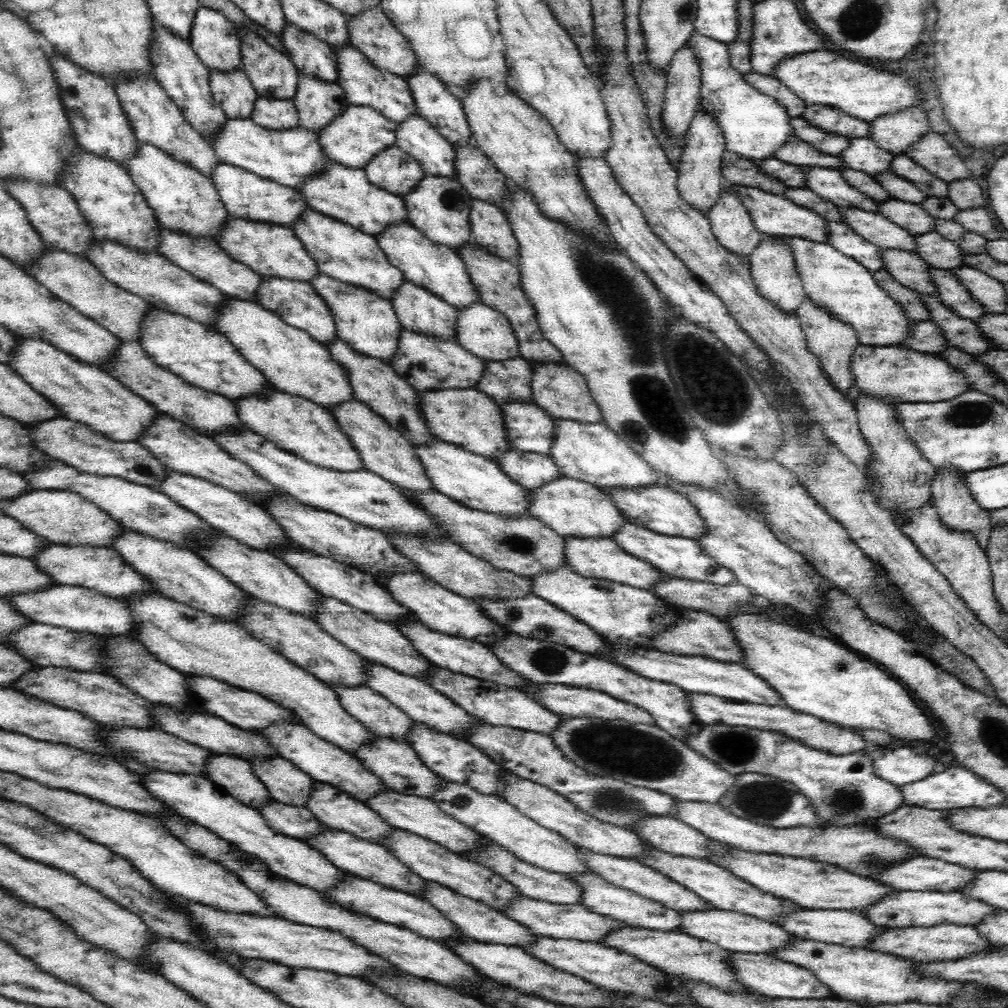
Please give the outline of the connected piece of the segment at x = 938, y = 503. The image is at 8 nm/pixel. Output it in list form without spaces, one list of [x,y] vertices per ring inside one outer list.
[[[948,465],[946,468],[936,469],[935,477],[931,484],[931,505],[937,510],[937,516],[953,532],[970,533],[977,540],[977,544],[982,549],[986,549],[988,543],[988,534],[991,533],[992,524],[990,524],[990,510],[984,510],[976,501],[973,500],[972,493],[965,488],[965,478],[968,472],[962,472],[960,469]]]

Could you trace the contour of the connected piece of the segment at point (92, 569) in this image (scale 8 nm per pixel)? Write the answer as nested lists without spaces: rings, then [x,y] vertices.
[[[46,543],[37,552],[33,560],[37,569],[49,577],[56,585],[81,586],[90,590],[96,590],[110,598],[128,598],[130,595],[140,595],[142,591],[155,590],[151,582],[132,570],[124,557],[113,548],[104,547],[69,547],[61,543]]]

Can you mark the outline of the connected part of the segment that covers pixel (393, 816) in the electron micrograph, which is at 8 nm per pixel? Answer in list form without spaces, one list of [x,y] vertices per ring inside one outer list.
[[[386,791],[378,792],[376,796],[370,796],[364,804],[367,804],[370,809],[378,813],[393,828],[436,842],[464,858],[466,852],[472,852],[473,848],[476,848],[477,844],[480,844],[484,839],[479,833],[469,829],[462,822],[456,821],[456,818],[450,817],[436,803],[426,798],[399,794],[398,791]]]

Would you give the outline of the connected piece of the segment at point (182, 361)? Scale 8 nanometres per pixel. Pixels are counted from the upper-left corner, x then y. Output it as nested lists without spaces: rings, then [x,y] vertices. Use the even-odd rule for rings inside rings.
[[[150,308],[142,316],[140,346],[158,366],[174,373],[188,384],[224,395],[231,401],[256,395],[272,386],[260,370],[245,361],[244,356],[222,333],[183,315]]]

